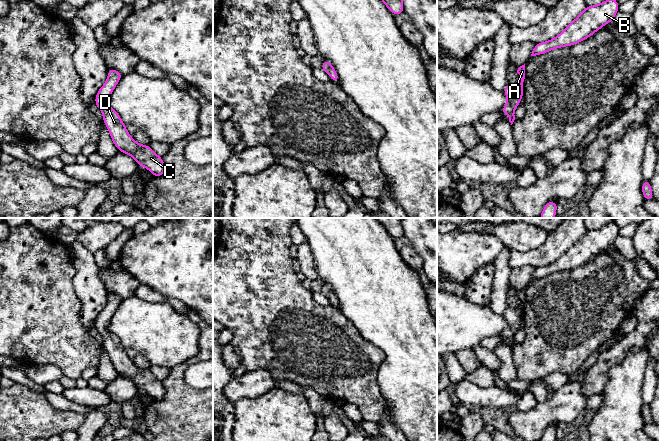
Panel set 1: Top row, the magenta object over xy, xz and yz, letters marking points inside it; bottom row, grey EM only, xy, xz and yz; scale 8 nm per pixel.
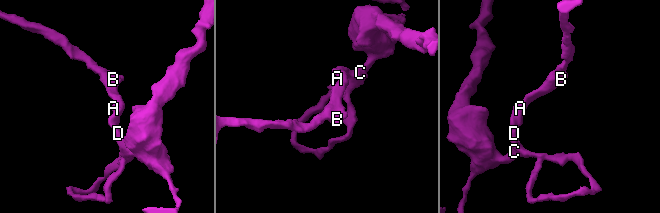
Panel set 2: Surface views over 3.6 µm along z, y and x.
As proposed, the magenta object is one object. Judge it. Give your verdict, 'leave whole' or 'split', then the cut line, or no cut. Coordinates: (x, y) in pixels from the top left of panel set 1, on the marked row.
leave whole; no cut

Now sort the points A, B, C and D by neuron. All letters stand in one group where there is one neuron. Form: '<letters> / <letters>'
A B C D

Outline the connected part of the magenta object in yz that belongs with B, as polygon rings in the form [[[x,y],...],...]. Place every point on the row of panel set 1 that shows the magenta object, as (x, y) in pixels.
[[[606,0],[595,6],[587,6],[559,35],[535,45],[531,56],[541,55],[560,47],[577,44],[607,23],[614,20],[619,3],[616,0]]]

